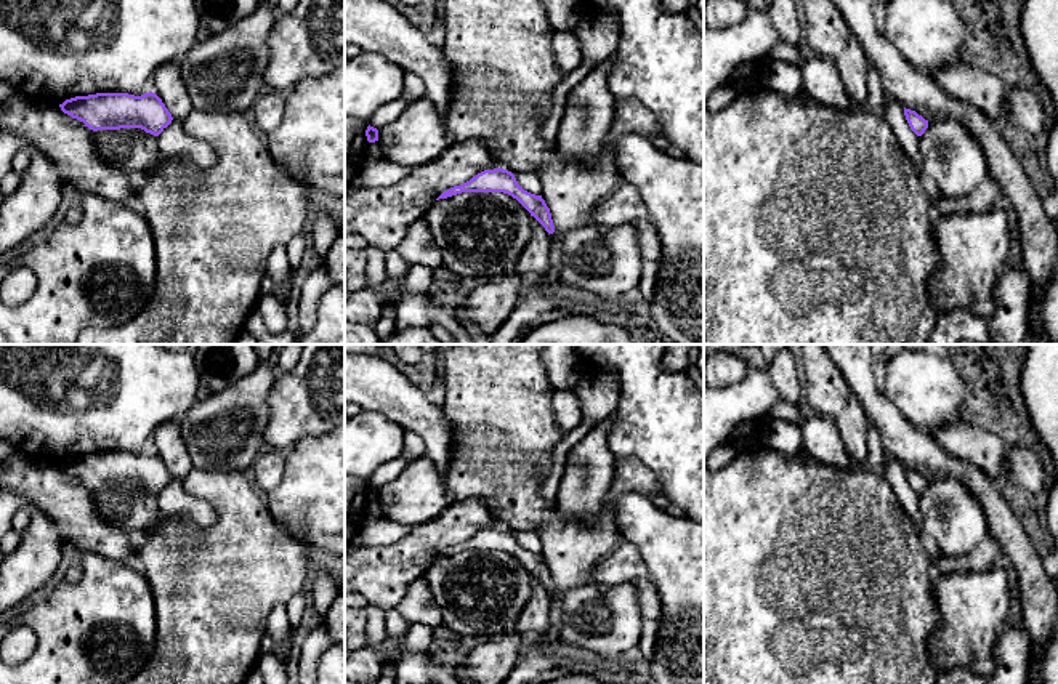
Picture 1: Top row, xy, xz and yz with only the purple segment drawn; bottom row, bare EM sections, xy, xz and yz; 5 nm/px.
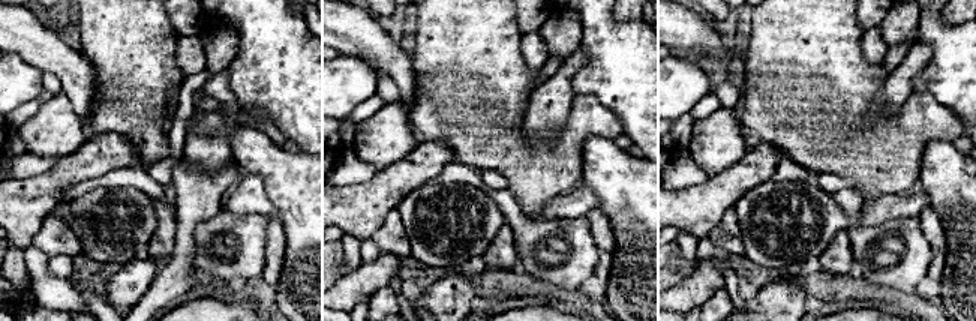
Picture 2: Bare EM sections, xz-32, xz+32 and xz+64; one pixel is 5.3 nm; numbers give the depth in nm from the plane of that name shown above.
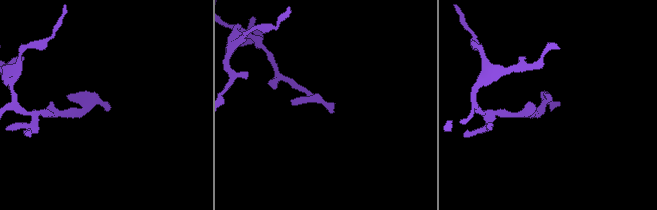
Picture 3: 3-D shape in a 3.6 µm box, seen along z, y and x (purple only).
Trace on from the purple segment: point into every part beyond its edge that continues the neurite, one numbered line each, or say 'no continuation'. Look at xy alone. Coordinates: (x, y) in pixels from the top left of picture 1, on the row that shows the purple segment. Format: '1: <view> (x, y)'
no continuation

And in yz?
no continuation

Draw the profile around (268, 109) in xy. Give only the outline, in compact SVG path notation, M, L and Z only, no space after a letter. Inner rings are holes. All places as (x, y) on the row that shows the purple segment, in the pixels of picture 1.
M277 90L261 93L255 99L252 112L252 120L258 127L260 133L269 135L282 122L285 112L285 93Z

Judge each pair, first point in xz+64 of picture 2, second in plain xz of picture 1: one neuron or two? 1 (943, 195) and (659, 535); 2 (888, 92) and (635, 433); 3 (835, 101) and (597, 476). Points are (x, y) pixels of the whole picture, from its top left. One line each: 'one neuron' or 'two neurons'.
1: one neuron
2: two neurons
3: two neurons

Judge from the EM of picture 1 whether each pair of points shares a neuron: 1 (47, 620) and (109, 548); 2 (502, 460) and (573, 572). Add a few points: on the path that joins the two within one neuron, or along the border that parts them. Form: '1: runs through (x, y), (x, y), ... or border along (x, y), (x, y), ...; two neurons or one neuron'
1: border along (85, 550), (119, 561); two neurons
2: runs through (513, 487), (566, 545); one neuron

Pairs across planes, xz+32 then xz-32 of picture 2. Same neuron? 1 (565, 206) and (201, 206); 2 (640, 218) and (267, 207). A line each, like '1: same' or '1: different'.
1: different
2: different

